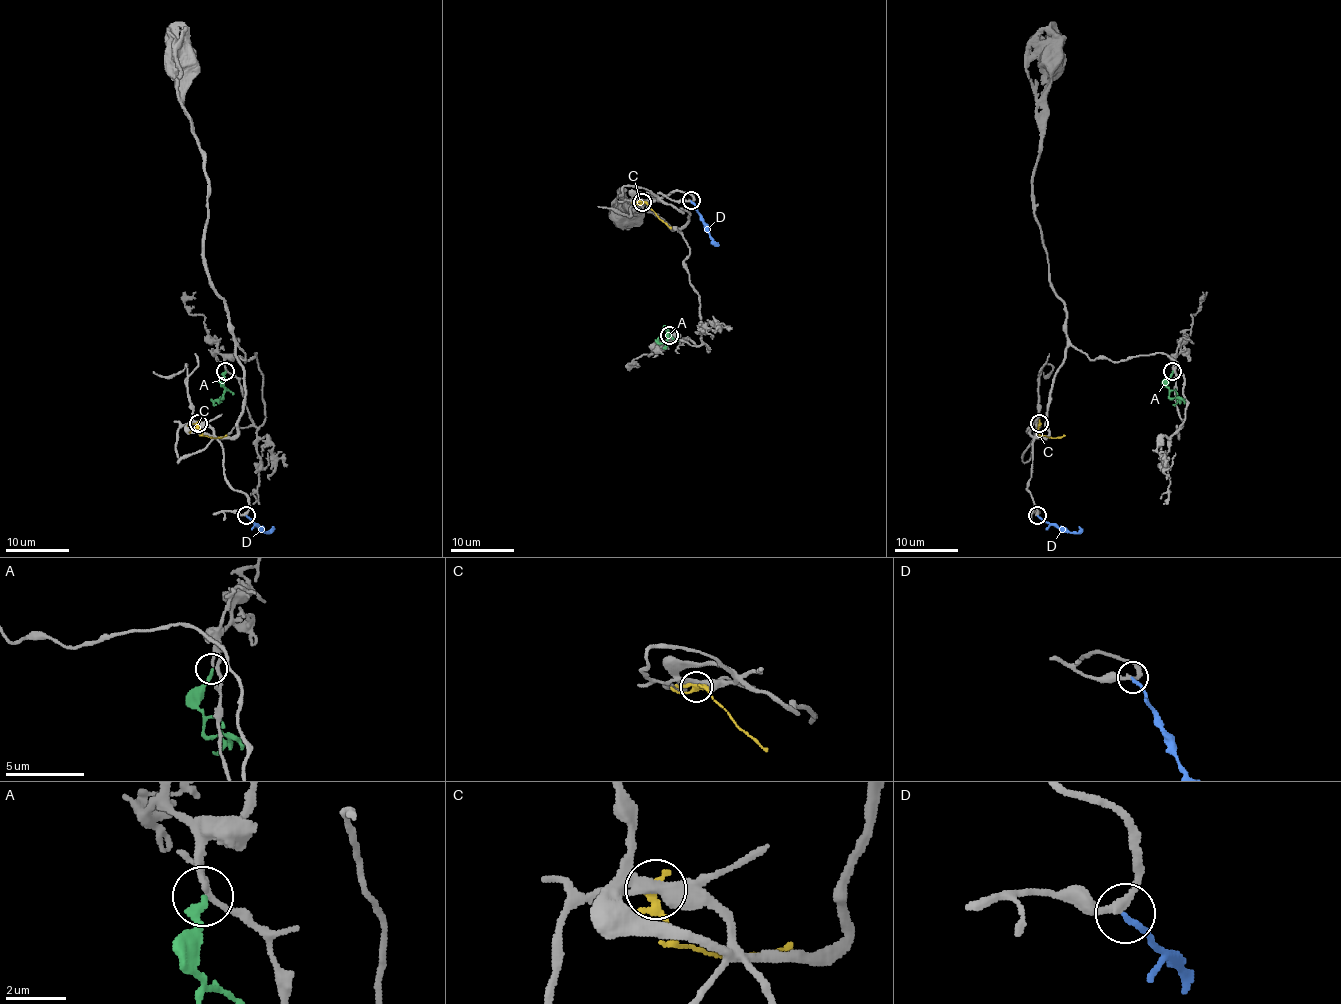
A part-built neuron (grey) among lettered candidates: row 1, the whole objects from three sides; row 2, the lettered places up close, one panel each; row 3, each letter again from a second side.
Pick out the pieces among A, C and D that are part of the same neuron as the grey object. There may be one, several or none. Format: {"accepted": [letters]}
{"accepted": ["A"]}

